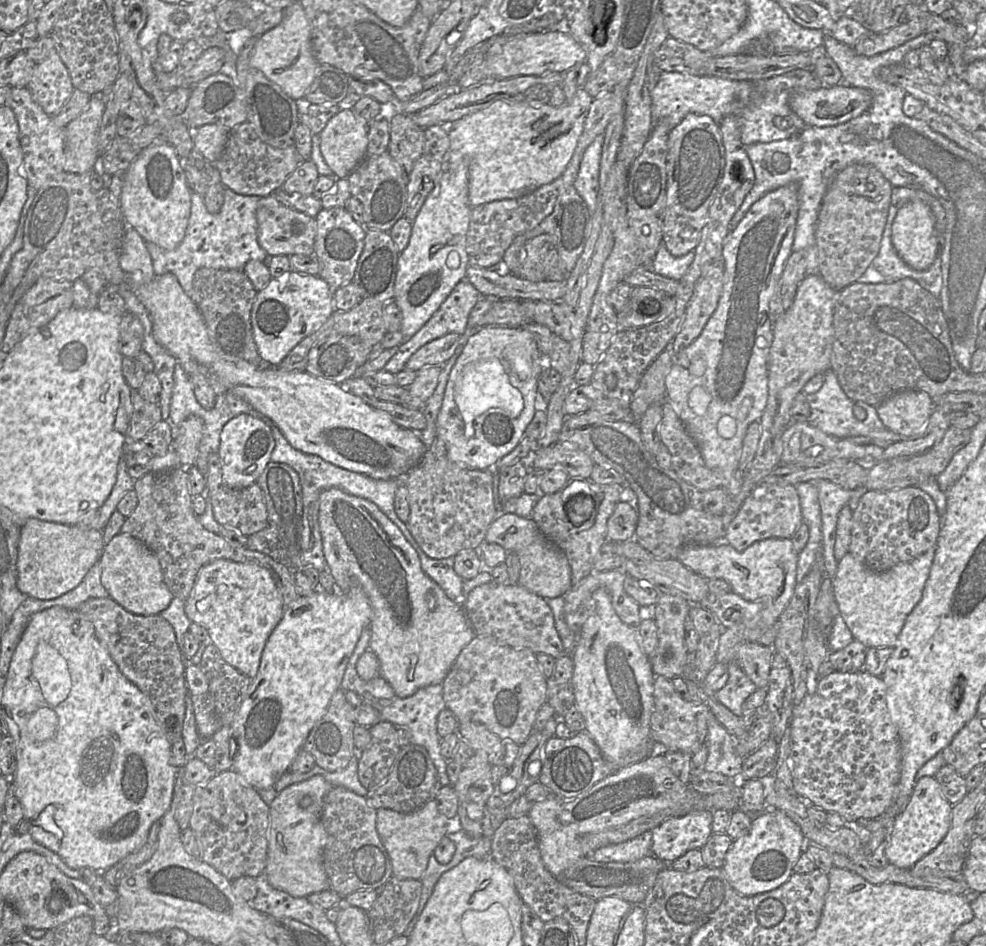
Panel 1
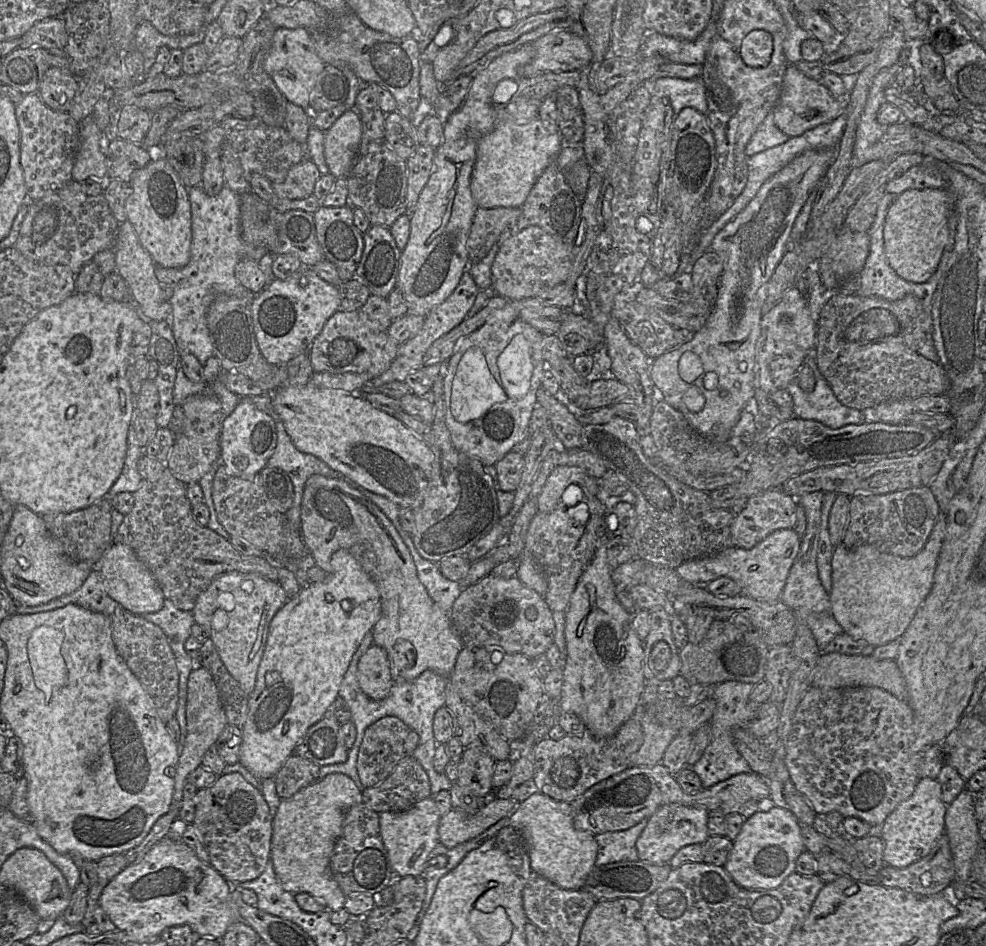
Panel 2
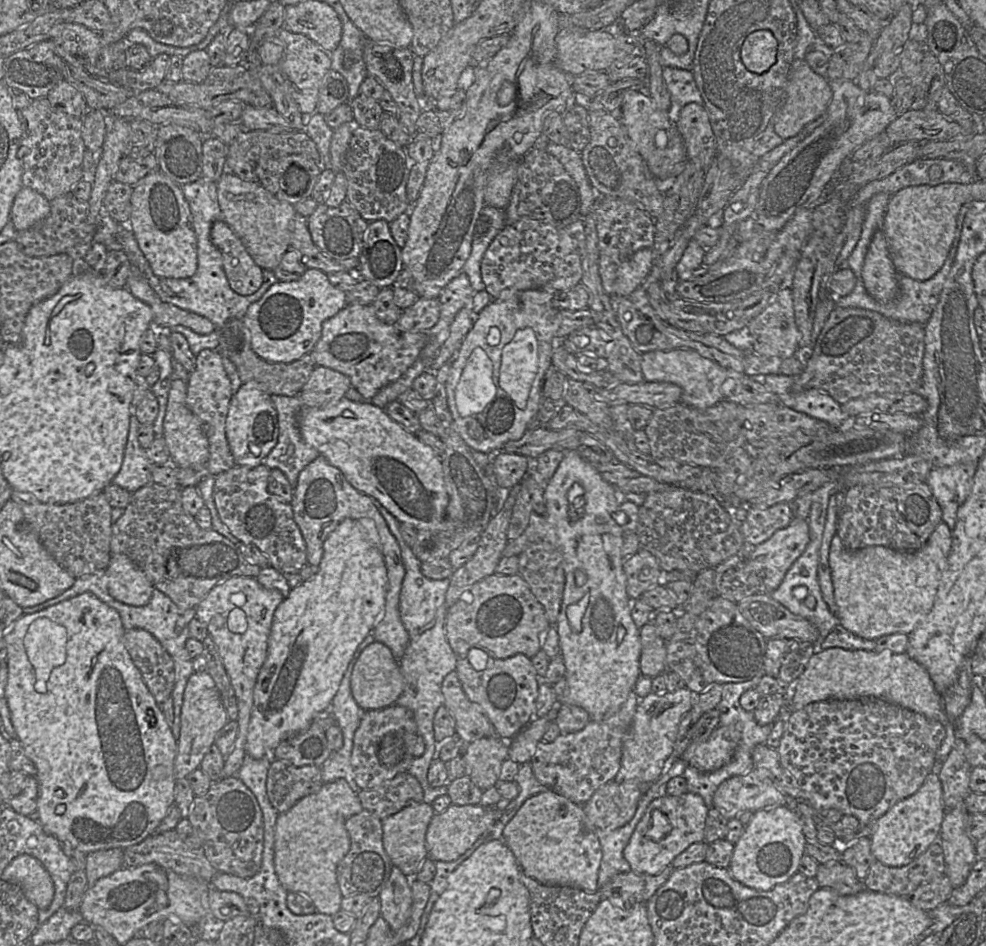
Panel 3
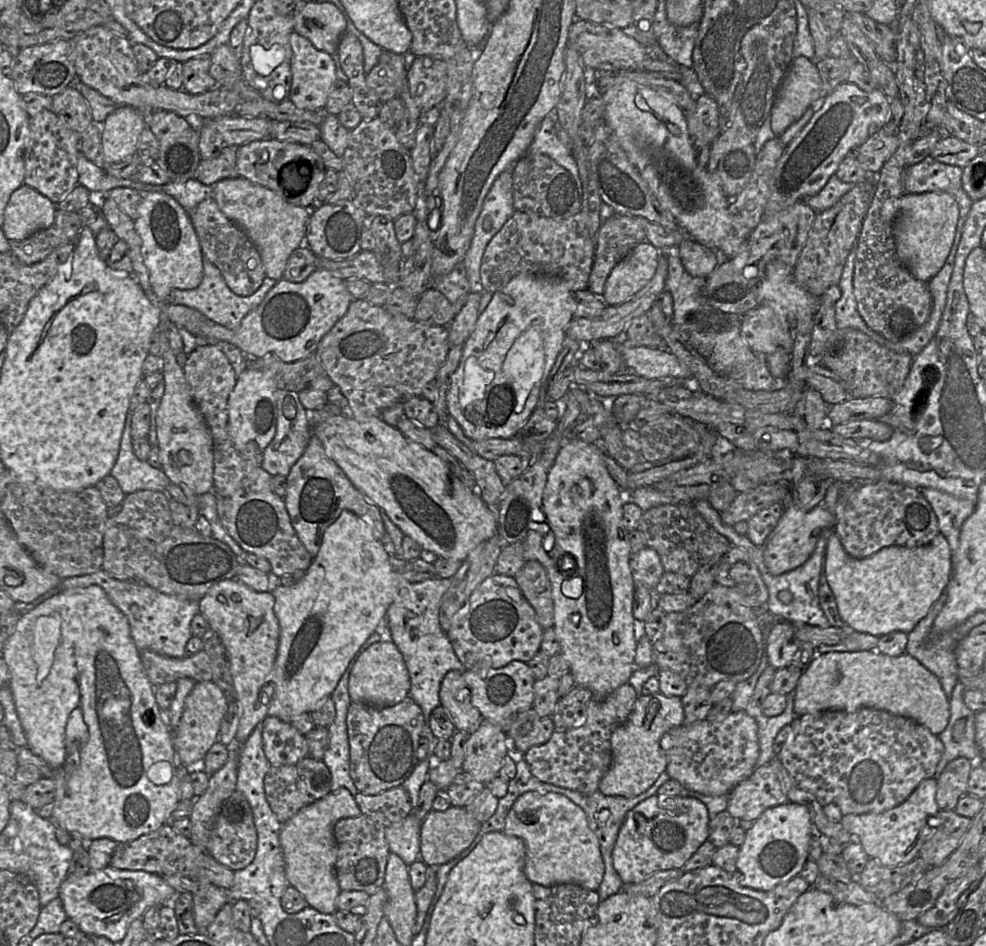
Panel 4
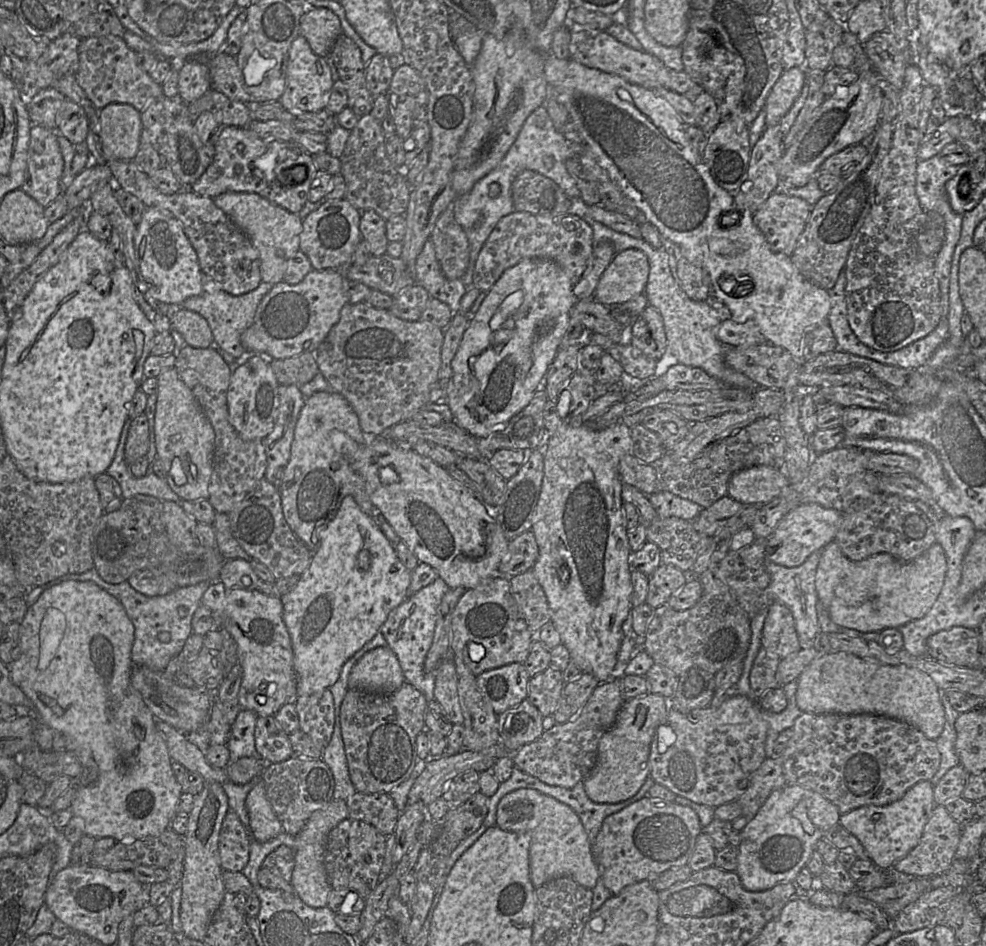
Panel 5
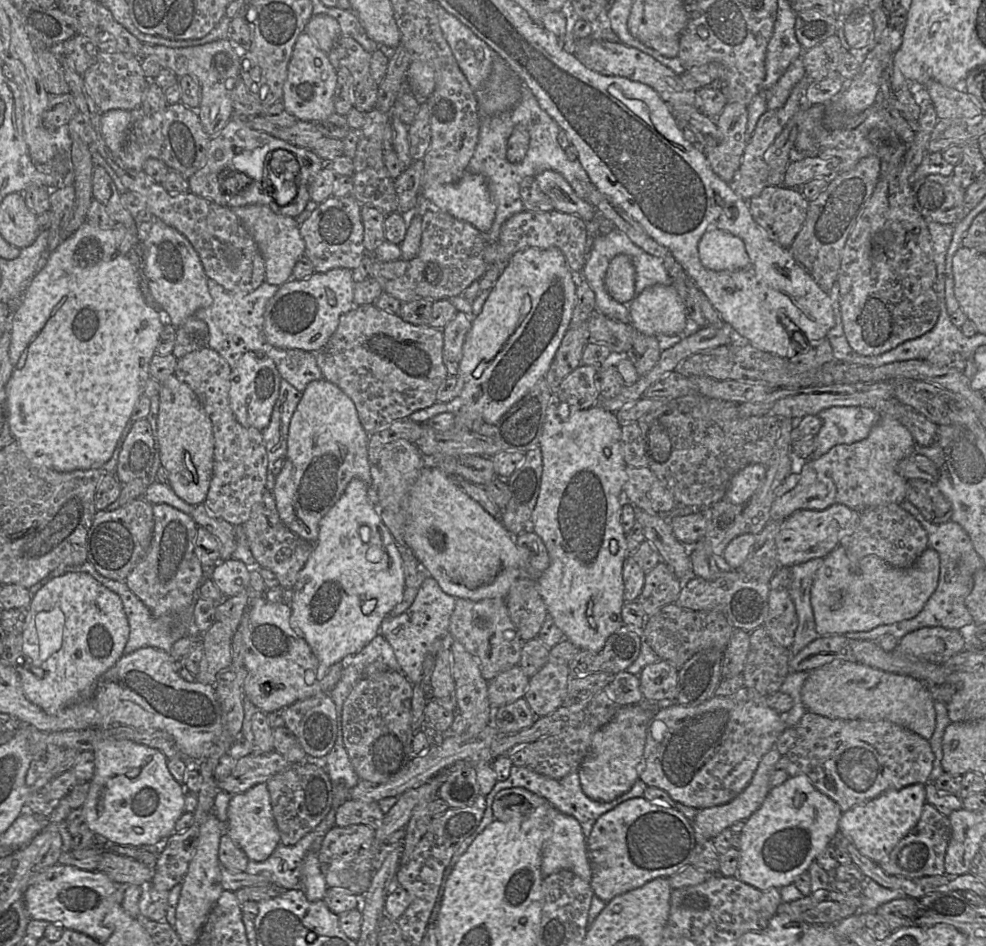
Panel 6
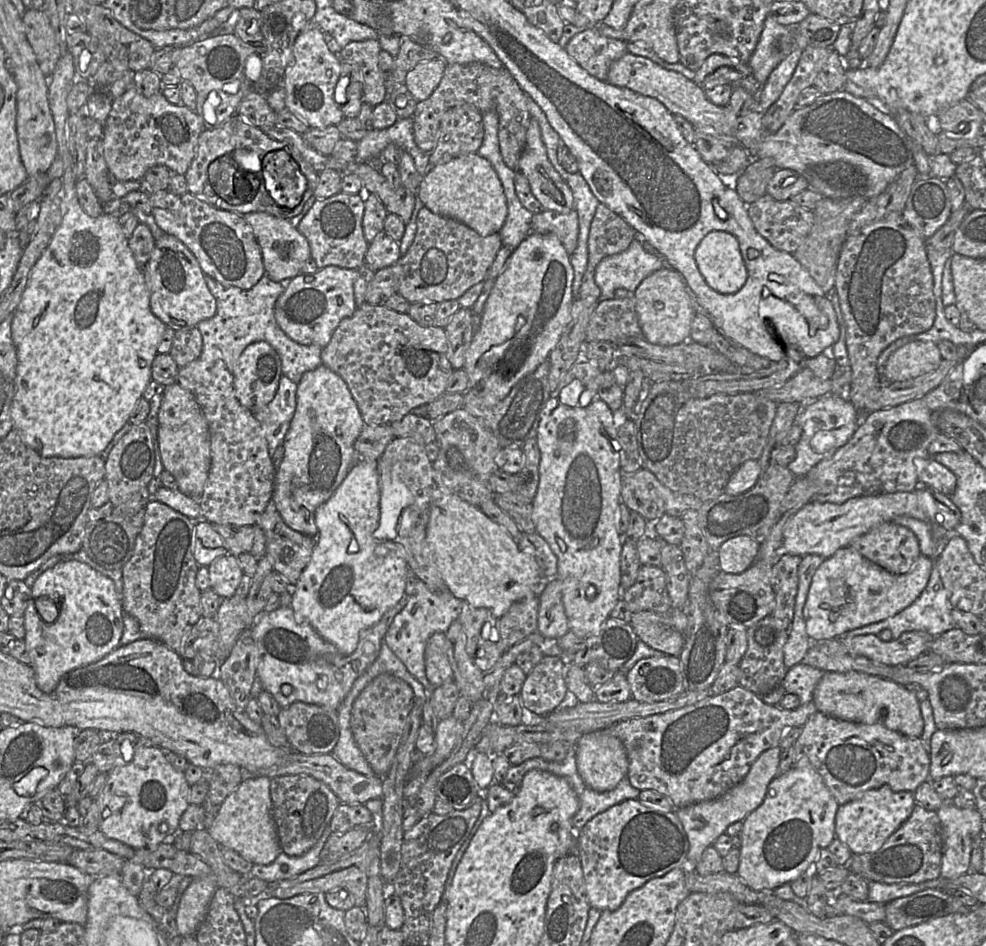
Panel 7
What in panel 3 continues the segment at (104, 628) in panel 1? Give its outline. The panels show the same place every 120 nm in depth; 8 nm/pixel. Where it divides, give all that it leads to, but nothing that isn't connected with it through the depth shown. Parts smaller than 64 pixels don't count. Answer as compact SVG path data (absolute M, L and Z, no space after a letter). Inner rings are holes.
M144 629L125 630L124 645L159 707L173 691L175 664L172 657L160 642Z

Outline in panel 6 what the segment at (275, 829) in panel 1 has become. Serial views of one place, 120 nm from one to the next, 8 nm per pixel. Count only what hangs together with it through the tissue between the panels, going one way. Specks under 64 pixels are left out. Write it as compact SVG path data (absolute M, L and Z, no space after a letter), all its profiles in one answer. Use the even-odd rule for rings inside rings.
M311 848L302 861L301 889L310 902L323 900L328 889L320 869L318 851L319 849Z

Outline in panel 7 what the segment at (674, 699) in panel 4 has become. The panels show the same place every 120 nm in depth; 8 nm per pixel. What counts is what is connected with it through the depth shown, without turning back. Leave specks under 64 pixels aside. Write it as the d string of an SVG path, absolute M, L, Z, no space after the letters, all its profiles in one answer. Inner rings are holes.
M609 728L582 735L575 743L577 771L583 782L597 792L614 789L627 776L629 761L626 749L619 738L610 733Z

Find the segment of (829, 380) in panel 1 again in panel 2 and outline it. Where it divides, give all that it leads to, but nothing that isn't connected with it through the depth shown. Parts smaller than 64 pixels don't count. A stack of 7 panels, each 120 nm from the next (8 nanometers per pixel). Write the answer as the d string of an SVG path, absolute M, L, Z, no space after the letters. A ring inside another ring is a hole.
M815 353L806 355L804 365L811 368L816 384L812 391L803 390L797 377L788 384L786 391L792 396L794 416L813 419L832 429L868 422L864 410L845 406L837 399L830 384L817 369Z

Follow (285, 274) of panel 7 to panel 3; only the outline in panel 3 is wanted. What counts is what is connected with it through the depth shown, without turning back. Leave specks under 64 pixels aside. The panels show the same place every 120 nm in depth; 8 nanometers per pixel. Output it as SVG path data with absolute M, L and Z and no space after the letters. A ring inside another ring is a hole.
M224 172L217 181L217 196L223 220L241 240L254 262L262 269L274 271L291 248L294 206L278 200L260 182L247 182L233 173Z

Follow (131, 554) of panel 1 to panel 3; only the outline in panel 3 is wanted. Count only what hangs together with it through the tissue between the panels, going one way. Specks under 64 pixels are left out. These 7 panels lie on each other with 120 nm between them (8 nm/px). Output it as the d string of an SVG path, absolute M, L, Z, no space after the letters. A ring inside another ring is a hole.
M112 554L105 573L108 592L115 600L137 607L149 603L154 586L126 555Z

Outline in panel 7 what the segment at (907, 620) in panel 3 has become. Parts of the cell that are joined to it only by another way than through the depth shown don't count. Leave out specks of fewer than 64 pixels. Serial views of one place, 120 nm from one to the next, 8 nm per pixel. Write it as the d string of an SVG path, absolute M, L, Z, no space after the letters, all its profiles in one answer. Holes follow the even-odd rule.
M851 546L838 549L816 570L804 605L806 631L812 643L839 639L853 629L896 615L926 588L932 568L933 561L920 555L907 573L896 575L866 559Z

